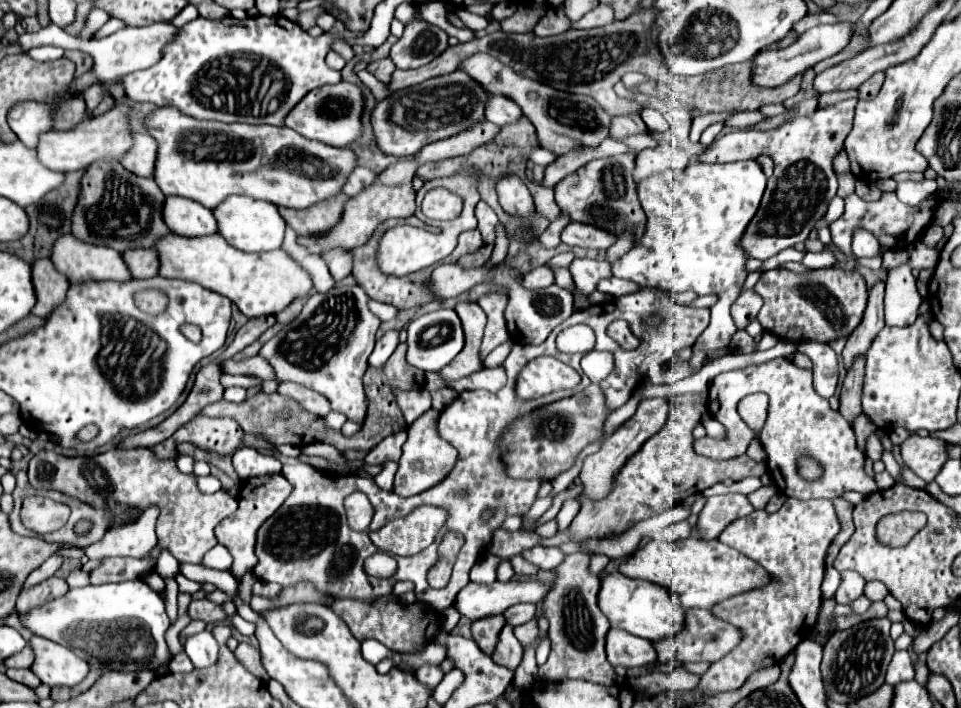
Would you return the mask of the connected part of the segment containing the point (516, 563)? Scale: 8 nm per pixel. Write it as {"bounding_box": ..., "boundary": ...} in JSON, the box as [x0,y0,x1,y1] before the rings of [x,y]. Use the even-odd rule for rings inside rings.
{"bounding_box":[512,554,538,576],"boundary":[[[522,554],[518,556],[512,556],[512,566],[514,566],[514,572],[516,574],[524,574],[524,576],[532,576],[538,572],[538,568],[534,568],[530,562],[526,562],[526,558],[522,558]]]}

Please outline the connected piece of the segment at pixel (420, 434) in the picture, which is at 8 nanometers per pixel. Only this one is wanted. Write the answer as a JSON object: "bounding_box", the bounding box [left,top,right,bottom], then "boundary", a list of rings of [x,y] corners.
{"bounding_box":[394,408,456,498],"boundary":[[[430,408],[426,414],[422,414],[408,428],[408,440],[406,440],[406,444],[402,448],[402,458],[398,462],[400,468],[398,468],[396,478],[394,478],[394,492],[398,496],[406,498],[406,496],[420,494],[420,492],[436,486],[452,470],[452,466],[456,462],[456,456],[452,454],[452,446],[438,436],[438,430],[436,430],[438,416],[440,416],[440,412]]]}

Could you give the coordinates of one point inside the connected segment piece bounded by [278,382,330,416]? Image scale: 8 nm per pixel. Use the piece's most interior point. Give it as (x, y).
(310, 399)

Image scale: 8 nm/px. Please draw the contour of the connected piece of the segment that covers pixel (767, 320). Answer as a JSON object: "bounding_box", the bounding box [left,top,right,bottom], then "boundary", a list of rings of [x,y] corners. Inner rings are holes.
{"bounding_box":[754,266,868,342],"boundary":[[[834,266],[816,270],[808,276],[782,268],[768,270],[762,272],[754,290],[764,298],[764,306],[758,314],[762,328],[794,342],[810,340],[810,332],[814,332],[818,340],[850,336],[858,328],[858,322],[862,322],[868,304],[864,278],[856,272],[844,272]]]}

